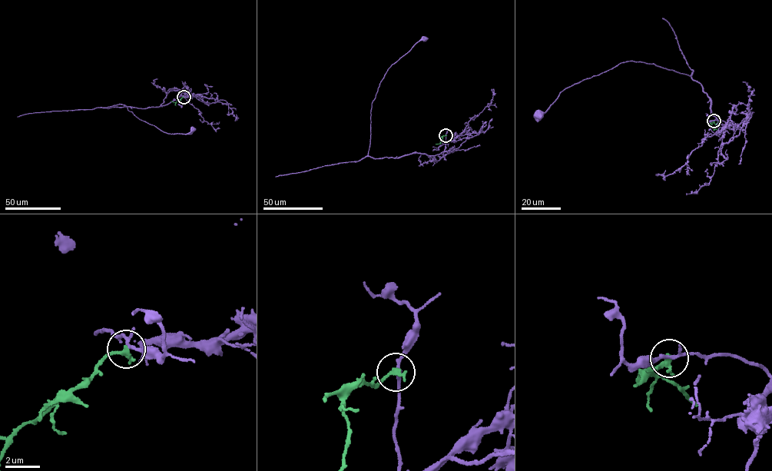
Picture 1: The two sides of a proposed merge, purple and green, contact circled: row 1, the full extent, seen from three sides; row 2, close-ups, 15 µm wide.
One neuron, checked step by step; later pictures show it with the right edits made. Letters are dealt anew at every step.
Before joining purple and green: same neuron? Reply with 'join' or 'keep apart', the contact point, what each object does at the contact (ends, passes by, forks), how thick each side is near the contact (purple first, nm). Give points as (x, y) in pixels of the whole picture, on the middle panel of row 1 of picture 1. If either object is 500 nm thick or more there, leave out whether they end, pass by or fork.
keep apart; place (445, 135); purple forks; green ends; calibres 140 and 300 nm

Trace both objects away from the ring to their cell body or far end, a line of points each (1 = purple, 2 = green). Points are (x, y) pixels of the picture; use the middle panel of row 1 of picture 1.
1: (445, 135), (443, 151), (435, 155), (368, 155), (372, 104), (379, 83), (392, 64), (424, 39)
2: (445, 135), (442, 136), (441, 143), (435, 144)

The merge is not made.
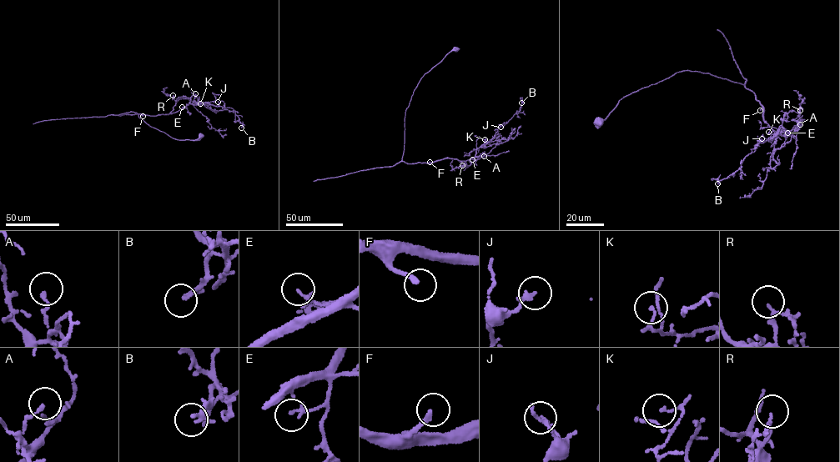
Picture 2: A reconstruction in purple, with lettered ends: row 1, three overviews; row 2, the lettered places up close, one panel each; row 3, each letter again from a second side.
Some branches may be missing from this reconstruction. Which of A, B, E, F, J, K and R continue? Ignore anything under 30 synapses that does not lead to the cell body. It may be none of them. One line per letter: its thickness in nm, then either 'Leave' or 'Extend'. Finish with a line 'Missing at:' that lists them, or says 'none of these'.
A: Thickness 160 nm. Leave
B: Thickness 220 nm. Leave
E: Thickness 180 nm. Leave
F: Thickness 220 nm. Extend
J: Thickness 200 nm. Leave
K: Thickness 110 nm. Leave
R: Thickness 110 nm. Leave
Missing at: F

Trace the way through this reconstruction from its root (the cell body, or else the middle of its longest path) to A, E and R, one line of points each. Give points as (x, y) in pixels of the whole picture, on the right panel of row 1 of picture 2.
A: (600, 122), (625, 97), (689, 70), (741, 83), (772, 130), (801, 123), (794, 133), (800, 124)
E: (600, 122), (595, 123), (625, 97), (689, 70), (741, 83), (761, 104), (766, 123), (782, 136), (787, 133)
R: (600, 122), (595, 123), (625, 97), (686, 70), (741, 83), (755, 95), (772, 130), (790, 131), (800, 110)

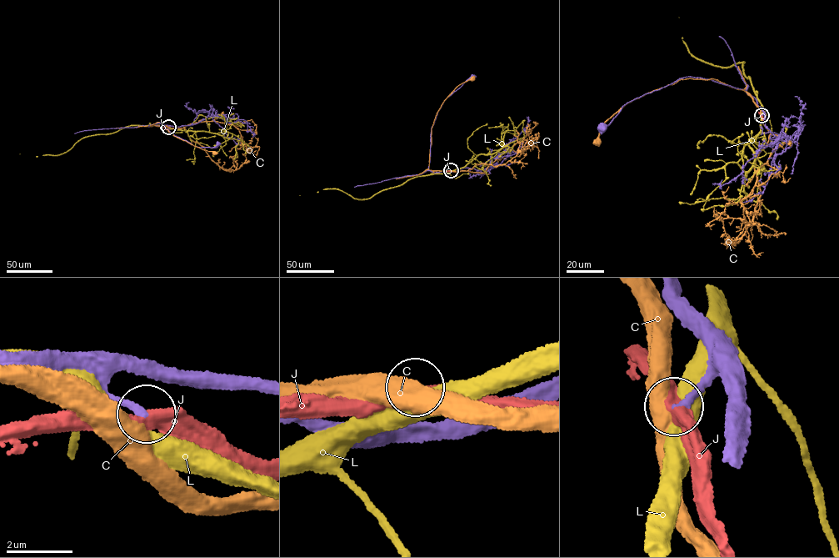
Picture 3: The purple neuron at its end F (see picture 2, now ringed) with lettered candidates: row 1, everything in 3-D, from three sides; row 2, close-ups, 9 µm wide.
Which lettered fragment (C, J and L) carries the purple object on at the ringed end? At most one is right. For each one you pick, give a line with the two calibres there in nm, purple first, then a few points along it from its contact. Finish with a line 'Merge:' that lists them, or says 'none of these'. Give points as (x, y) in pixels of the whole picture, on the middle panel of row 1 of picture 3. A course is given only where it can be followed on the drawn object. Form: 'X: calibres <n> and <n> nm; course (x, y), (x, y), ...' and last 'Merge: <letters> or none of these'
Merge: none of these

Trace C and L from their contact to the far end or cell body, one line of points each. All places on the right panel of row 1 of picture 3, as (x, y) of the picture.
C: (761, 116), (750, 95), (745, 91), (711, 78), (680, 79), (625, 104), (604, 123), (596, 142)
L: (761, 115), (763, 109), (749, 76), (743, 72), (743, 61), (722, 67), (698, 59), (682, 40), (679, 17)

